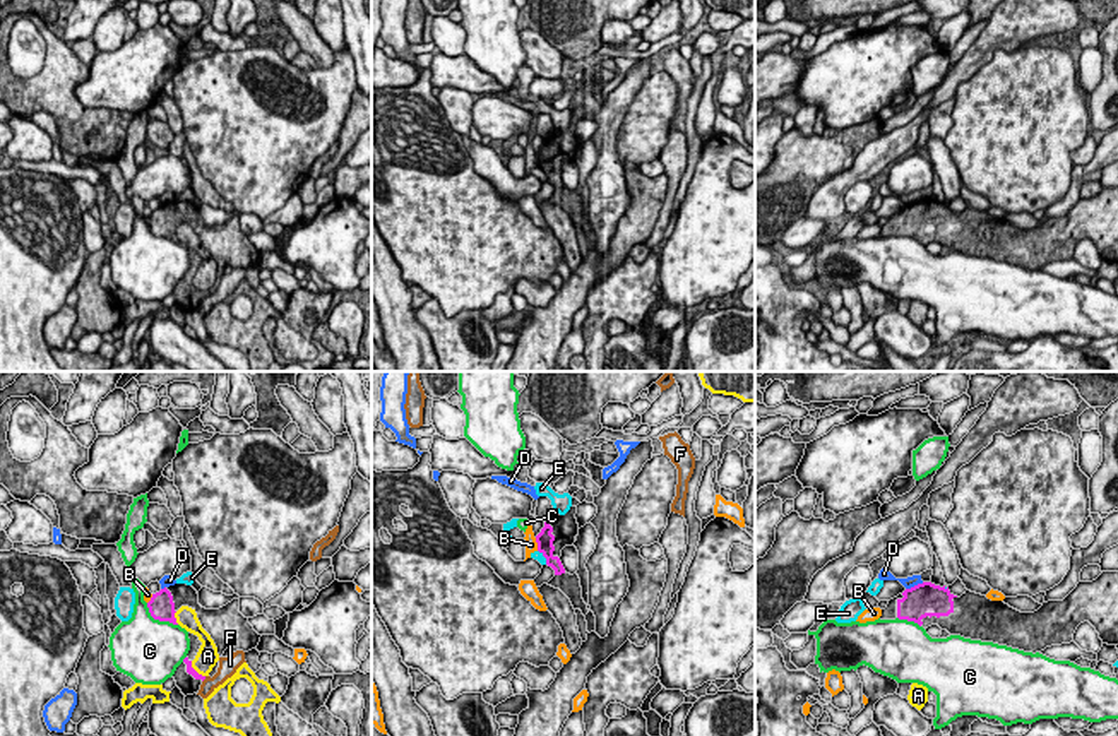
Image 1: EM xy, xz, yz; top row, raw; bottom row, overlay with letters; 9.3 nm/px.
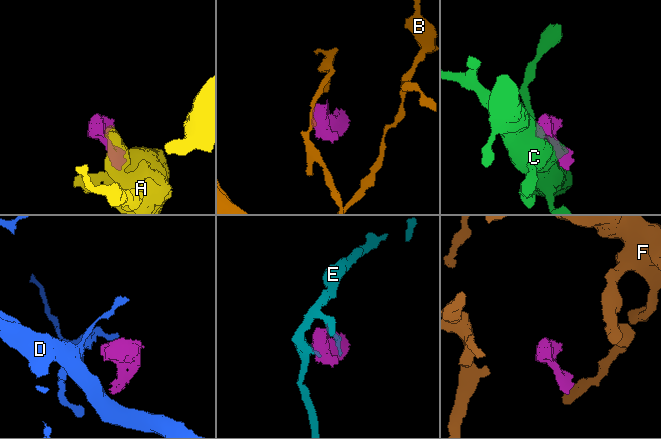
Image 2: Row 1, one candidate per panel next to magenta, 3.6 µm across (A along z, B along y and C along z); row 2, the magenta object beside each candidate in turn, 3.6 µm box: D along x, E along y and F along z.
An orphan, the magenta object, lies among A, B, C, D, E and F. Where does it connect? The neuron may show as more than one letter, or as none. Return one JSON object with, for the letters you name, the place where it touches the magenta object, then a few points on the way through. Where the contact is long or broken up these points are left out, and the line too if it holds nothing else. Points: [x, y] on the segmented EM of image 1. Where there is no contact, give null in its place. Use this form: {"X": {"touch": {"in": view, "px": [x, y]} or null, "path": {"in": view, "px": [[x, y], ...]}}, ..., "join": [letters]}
{"join": []}

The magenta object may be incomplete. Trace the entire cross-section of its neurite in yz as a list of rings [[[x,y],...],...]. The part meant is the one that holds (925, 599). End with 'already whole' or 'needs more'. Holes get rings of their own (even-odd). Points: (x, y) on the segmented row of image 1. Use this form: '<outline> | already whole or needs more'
[[[1103,572],[1092,582],[1079,582],[1063,601],[1048,601],[1034,613],[1020,613],[1003,601],[991,601],[986,596],[966,591],[960,597],[949,587],[931,582],[918,584],[890,599],[882,609],[880,620],[907,620],[923,628],[938,625],[950,635],[960,635],[971,640],[993,642],[1024,652],[1041,652],[1051,645],[1073,642],[1077,626],[1089,621],[1103,644],[1118,645],[1118,572]]] | needs more

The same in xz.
[[[570,507],[565,515],[555,512],[536,536],[536,543],[538,551],[546,558],[546,565],[555,570],[555,577],[548,582],[548,585],[560,589],[570,599],[574,609],[580,609],[586,616],[589,609],[582,599],[580,579],[577,573],[567,573],[560,561],[562,549],[565,546],[572,546],[579,534],[575,513],[577,507]]] | needs more

